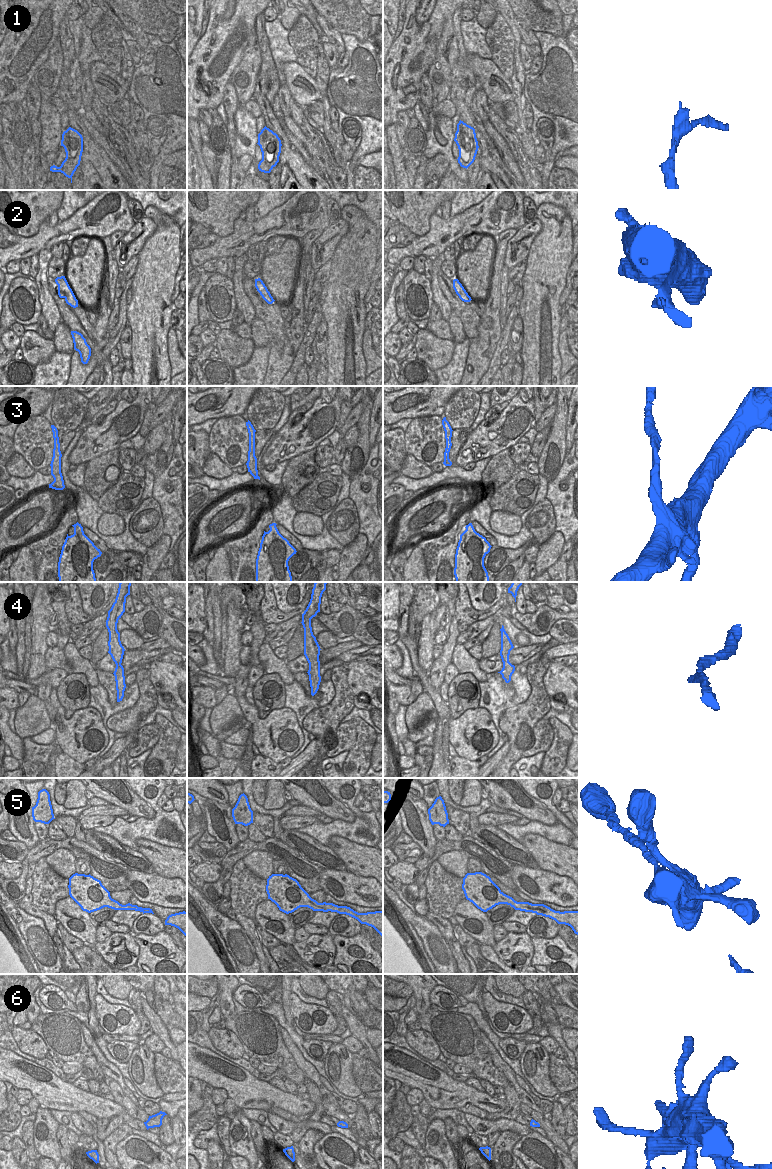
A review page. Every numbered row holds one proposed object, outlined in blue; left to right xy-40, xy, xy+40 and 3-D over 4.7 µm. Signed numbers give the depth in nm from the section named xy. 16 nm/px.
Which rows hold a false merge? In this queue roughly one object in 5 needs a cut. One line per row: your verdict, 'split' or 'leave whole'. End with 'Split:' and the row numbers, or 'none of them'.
1: leave whole
2: leave whole
3: leave whole
4: leave whole
5: leave whole
6: leave whole
Split: none of them

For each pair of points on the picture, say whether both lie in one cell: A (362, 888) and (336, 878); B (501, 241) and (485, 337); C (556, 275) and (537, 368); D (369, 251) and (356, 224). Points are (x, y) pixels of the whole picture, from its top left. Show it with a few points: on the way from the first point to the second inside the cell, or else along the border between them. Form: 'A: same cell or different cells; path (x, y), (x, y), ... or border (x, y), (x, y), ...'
A: same cell; path (356, 887), (346, 887), (342, 884)
B: same cell; path (497, 265), (491, 313)
C: same cell; path (540, 297), (539, 345)
D: same cell; path (362, 244), (359, 231)

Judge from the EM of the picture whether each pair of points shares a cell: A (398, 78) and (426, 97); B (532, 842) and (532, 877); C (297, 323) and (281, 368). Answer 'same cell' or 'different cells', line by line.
A: different cells
B: different cells
C: same cell

